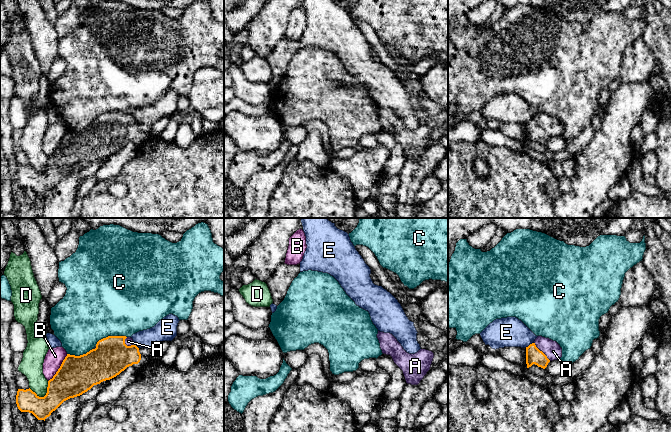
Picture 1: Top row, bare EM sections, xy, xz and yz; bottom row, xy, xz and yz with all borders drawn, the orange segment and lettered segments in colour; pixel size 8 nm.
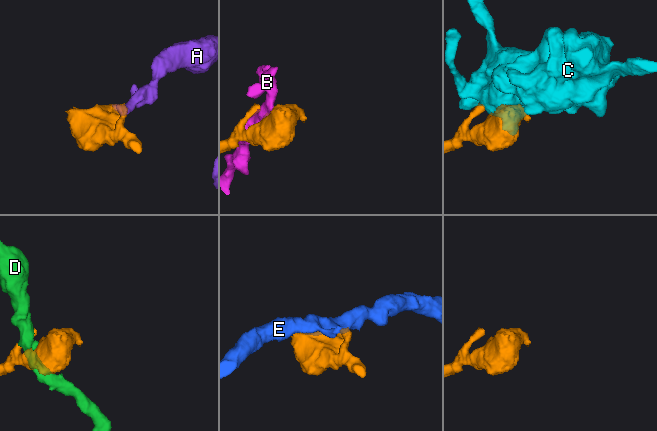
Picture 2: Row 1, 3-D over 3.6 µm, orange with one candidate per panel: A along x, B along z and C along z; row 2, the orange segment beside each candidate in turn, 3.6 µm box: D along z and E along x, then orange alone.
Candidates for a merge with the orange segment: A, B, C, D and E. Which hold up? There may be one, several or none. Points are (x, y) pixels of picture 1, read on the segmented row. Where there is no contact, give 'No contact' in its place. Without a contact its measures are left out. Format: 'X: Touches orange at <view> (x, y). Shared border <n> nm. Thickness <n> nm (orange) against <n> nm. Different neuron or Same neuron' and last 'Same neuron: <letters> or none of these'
A: Touches orange at yz (541, 351). Shared border 200 nm. Thickness 130 nm (orange) against 140 nm. Same neuron
B: Touches orange at xy (59, 368). Shared border 280 nm. Thickness 300 nm (orange) against 140 nm. Different neuron
C: Touches orange at xy (110, 336). Shared border 260 nm. Thickness 300 nm (orange) against 500 nm. Different neuron
D: Touches orange at xy (44, 396). Shared border 170 nm. Thickness 260 nm (orange) against 170 nm. Different neuron
E: Touches orange at yz (530, 344). Shared border 80 nm. Thickness 130 nm (orange) against 240 nm. Different neuron
Same neuron: A

